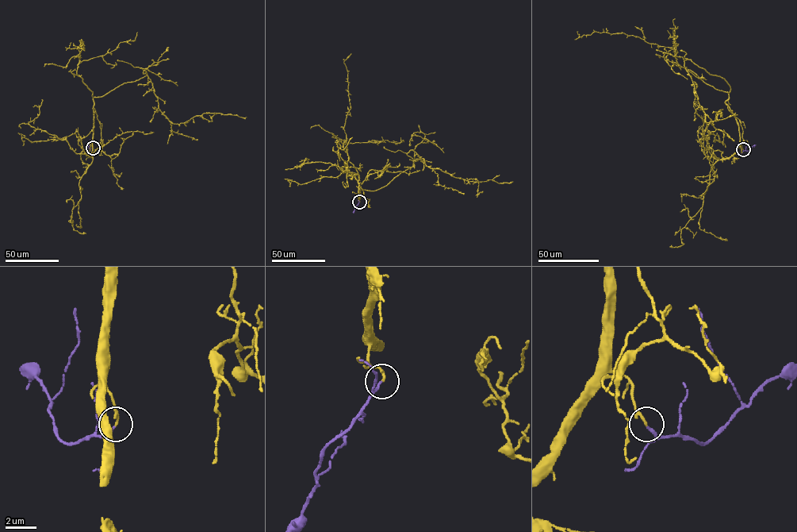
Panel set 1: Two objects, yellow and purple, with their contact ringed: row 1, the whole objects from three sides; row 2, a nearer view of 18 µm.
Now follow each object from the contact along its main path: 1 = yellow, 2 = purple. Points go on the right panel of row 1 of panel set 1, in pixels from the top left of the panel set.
1: (743, 149), (737, 122), (725, 102), (730, 86), (684, 59), (705, 121), (714, 121), (720, 110), (720, 115)
2: (743, 149), (747, 151), (750, 148), (747, 140)

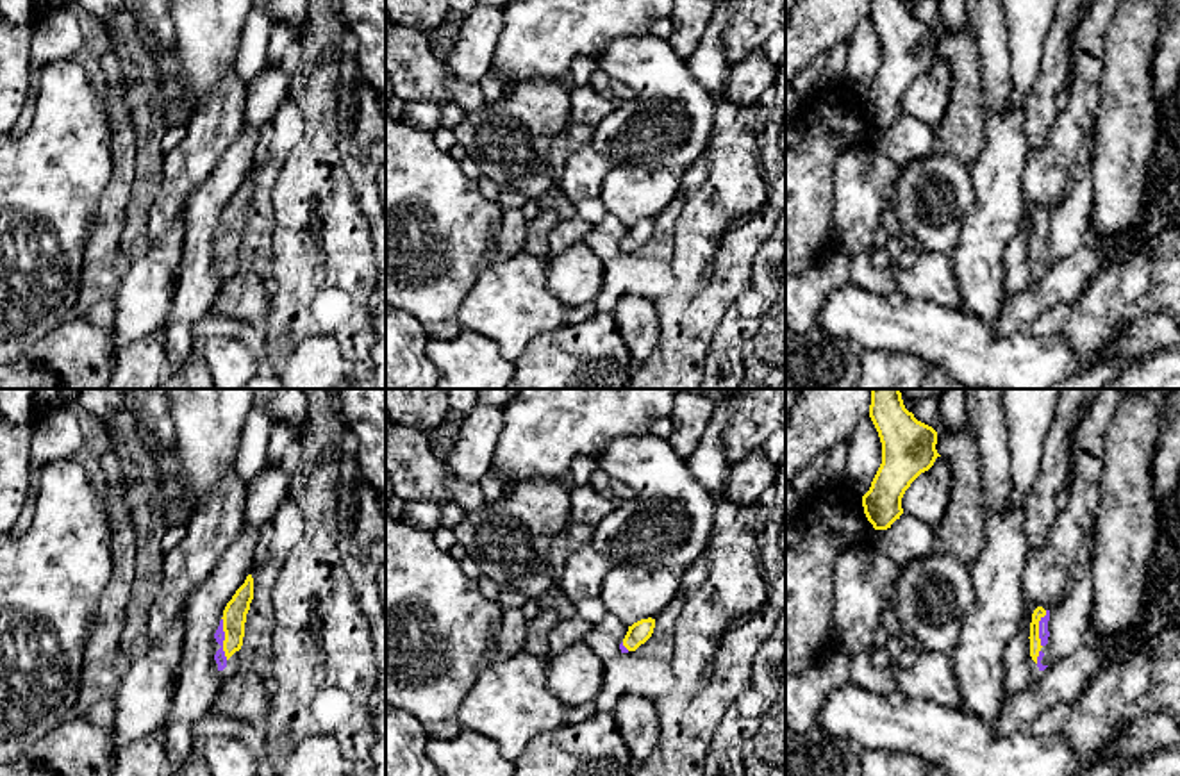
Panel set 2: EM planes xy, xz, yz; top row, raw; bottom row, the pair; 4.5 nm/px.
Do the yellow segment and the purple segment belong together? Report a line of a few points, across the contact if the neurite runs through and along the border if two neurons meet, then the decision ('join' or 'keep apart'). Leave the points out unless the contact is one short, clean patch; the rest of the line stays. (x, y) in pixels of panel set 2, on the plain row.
line xy (234, 216), (225, 239), (220, 257); join

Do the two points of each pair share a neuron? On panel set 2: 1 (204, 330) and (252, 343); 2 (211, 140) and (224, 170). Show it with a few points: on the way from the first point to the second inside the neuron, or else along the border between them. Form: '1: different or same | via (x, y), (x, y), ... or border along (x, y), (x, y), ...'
1: same | via (216, 329), (240, 330)
2: different | border along (243, 123), (243, 129), (215, 168), (193, 191)

